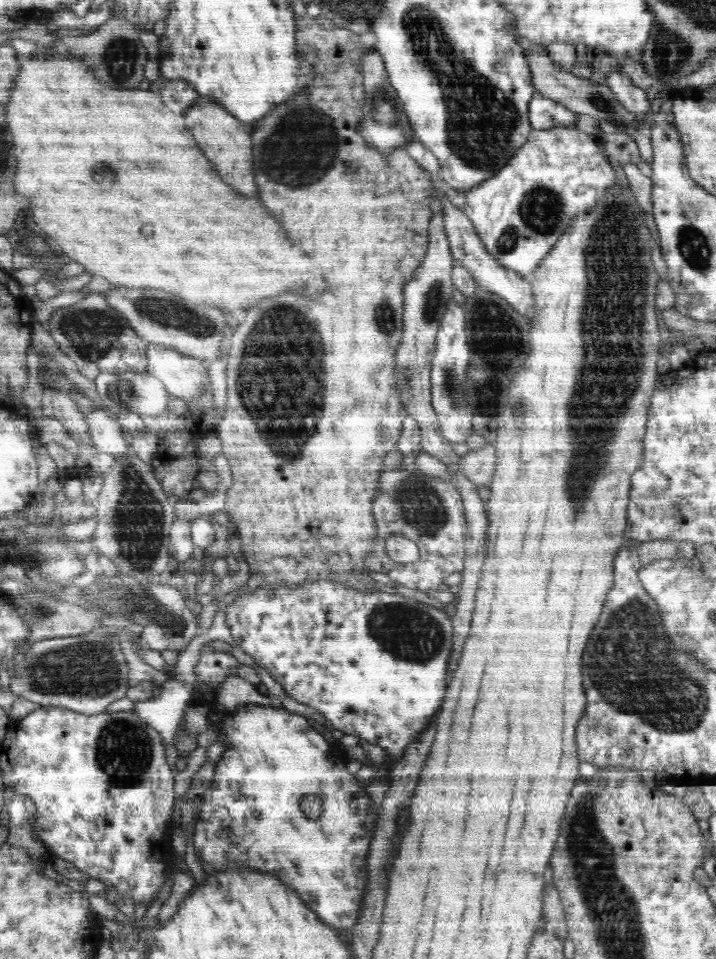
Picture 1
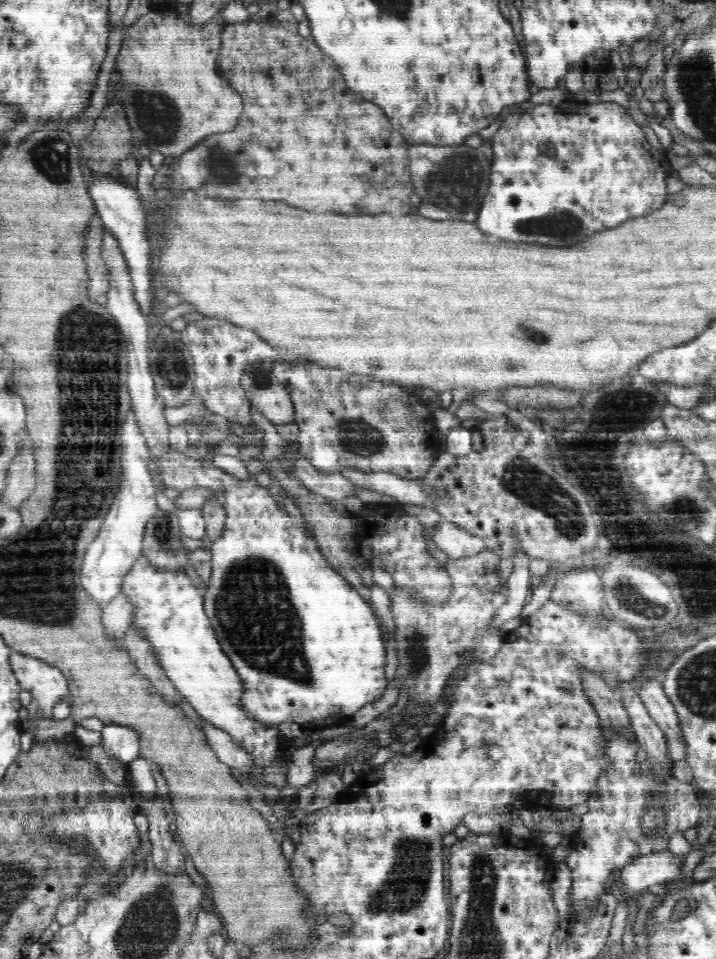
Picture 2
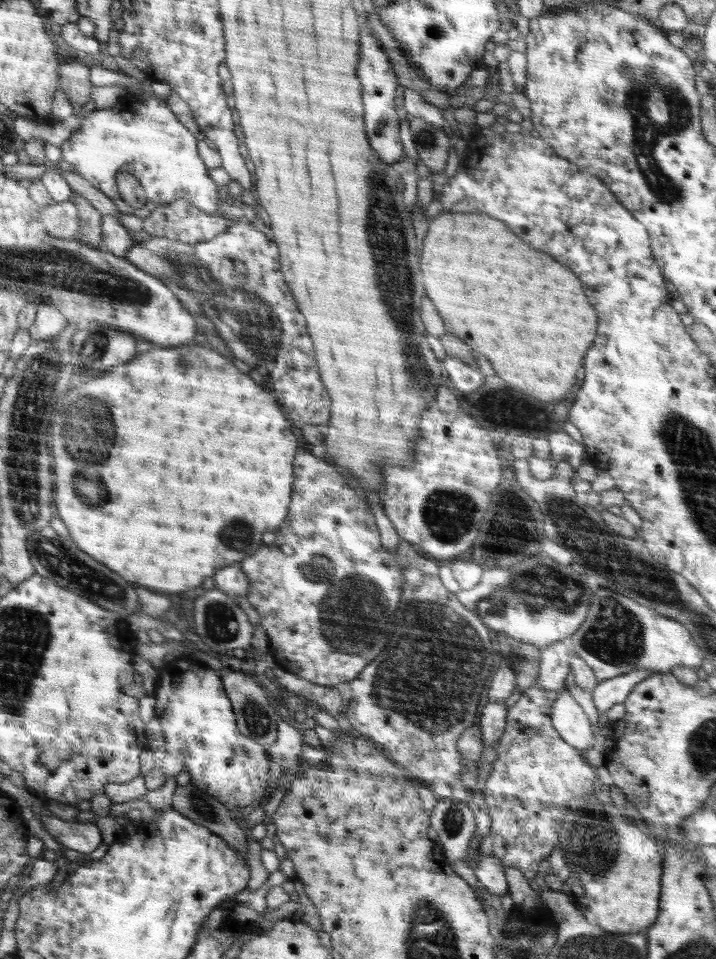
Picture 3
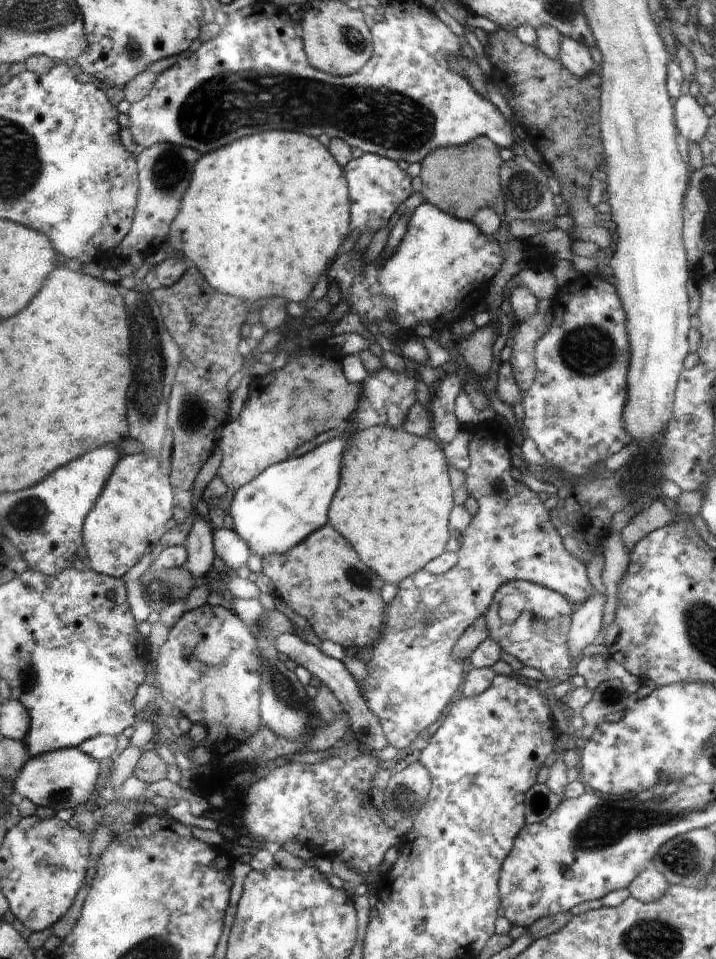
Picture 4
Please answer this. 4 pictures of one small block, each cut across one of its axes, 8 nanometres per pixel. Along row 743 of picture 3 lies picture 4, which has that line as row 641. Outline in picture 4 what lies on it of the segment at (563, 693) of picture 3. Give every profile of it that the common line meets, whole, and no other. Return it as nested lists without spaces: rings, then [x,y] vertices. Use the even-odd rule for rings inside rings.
[[[596,591],[584,604],[575,607],[570,632],[568,632],[568,650],[572,657],[580,654],[586,646],[590,646],[596,640],[602,627],[602,611],[605,602],[604,594]]]

